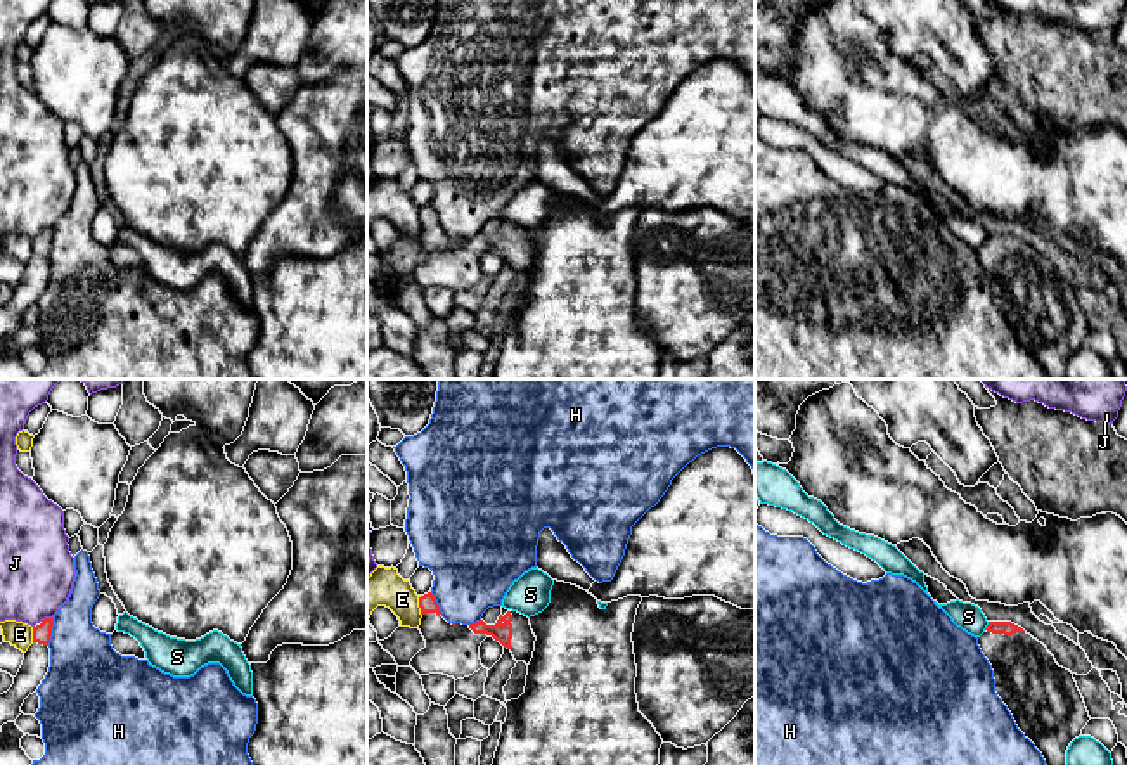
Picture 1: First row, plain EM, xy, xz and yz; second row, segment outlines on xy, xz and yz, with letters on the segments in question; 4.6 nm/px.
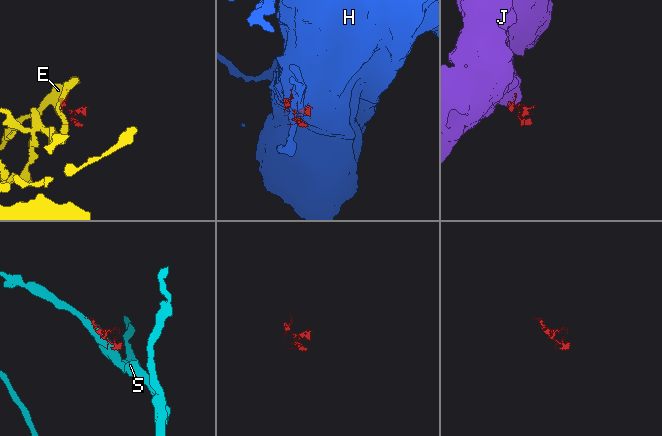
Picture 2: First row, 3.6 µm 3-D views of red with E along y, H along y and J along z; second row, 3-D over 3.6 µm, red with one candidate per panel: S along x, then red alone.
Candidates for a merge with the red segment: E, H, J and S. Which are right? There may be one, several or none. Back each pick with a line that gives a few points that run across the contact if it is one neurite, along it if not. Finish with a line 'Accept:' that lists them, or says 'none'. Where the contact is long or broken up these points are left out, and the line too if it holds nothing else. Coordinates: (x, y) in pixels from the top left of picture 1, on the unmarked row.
Accept: none

